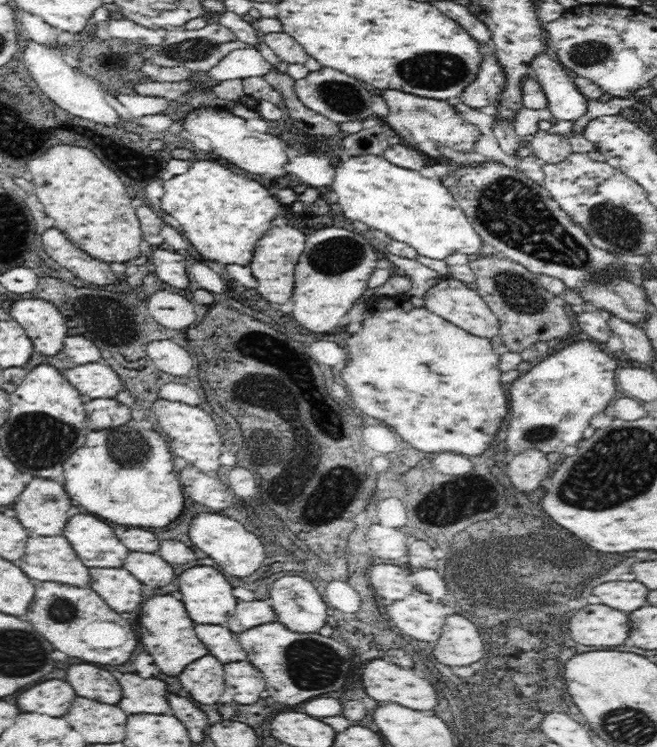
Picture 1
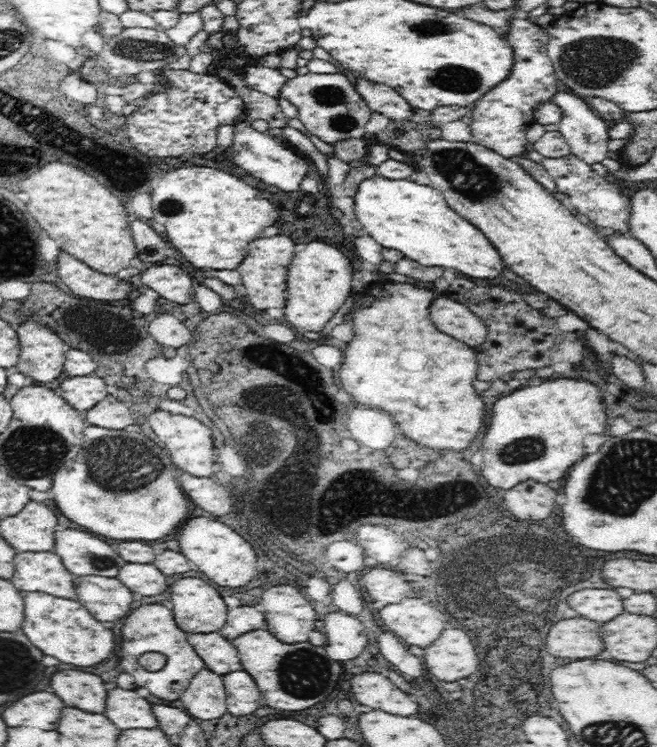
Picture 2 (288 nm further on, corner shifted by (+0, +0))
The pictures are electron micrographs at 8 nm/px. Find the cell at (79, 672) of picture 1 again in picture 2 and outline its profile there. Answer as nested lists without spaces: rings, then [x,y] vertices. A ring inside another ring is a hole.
[[[64,670],[52,676],[52,692],[62,698],[64,706],[80,708],[84,712],[102,714],[106,702],[106,688],[100,676]]]

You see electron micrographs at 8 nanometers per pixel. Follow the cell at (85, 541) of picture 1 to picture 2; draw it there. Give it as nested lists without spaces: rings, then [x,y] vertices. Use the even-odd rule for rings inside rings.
[[[56,530],[54,552],[62,558],[66,570],[78,576],[108,576],[118,578],[120,568],[126,564],[120,554],[100,540],[98,536],[82,530]]]

